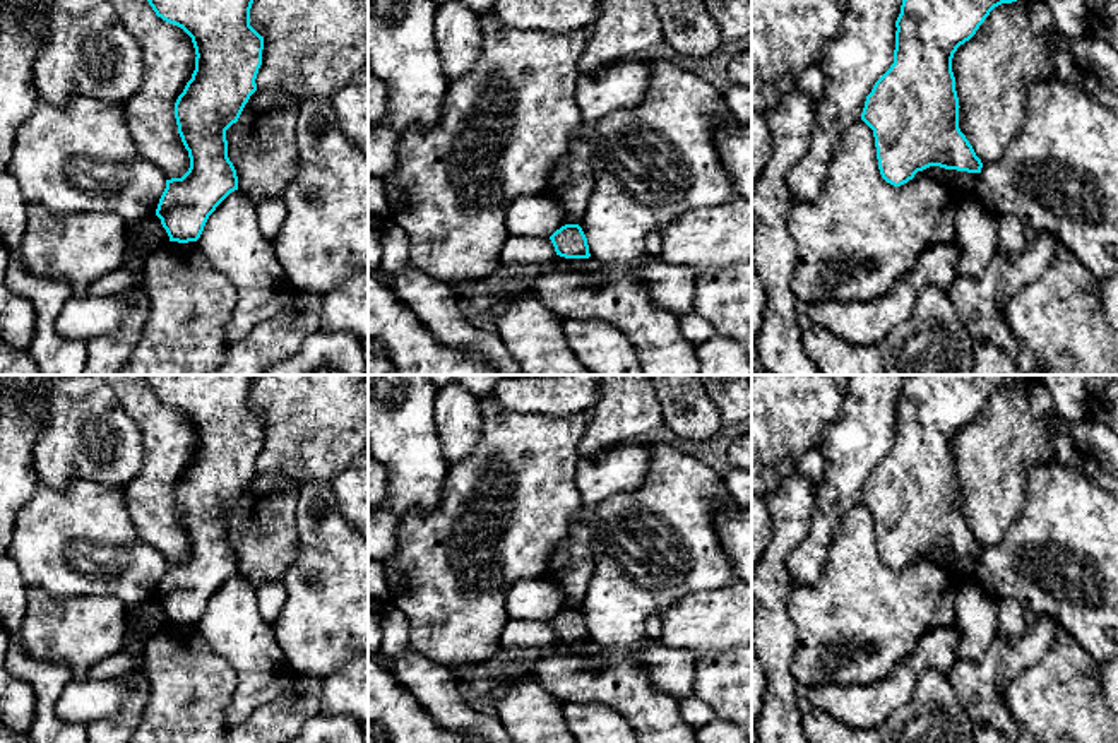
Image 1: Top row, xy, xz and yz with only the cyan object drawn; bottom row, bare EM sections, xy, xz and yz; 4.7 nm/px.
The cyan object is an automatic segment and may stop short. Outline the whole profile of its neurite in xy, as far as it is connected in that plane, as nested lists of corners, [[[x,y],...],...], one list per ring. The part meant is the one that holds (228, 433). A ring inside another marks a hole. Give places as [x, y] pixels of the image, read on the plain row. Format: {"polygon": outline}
{"polygon": [[[140,375],[158,401],[181,411],[195,431],[195,454],[175,486],[178,517],[188,534],[190,551],[181,562],[166,563],[156,599],[169,625],[197,625],[209,599],[235,574],[238,560],[228,541],[226,514],[238,505],[257,474],[264,421],[250,409],[255,375]]]}

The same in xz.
{"polygon": [[[565,608],[550,620],[556,639],[565,642],[589,642],[587,621],[579,608]]]}

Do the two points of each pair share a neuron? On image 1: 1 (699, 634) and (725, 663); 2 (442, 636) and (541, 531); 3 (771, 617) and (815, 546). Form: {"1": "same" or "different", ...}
{"1": "different", "2": "same", "3": "different"}

